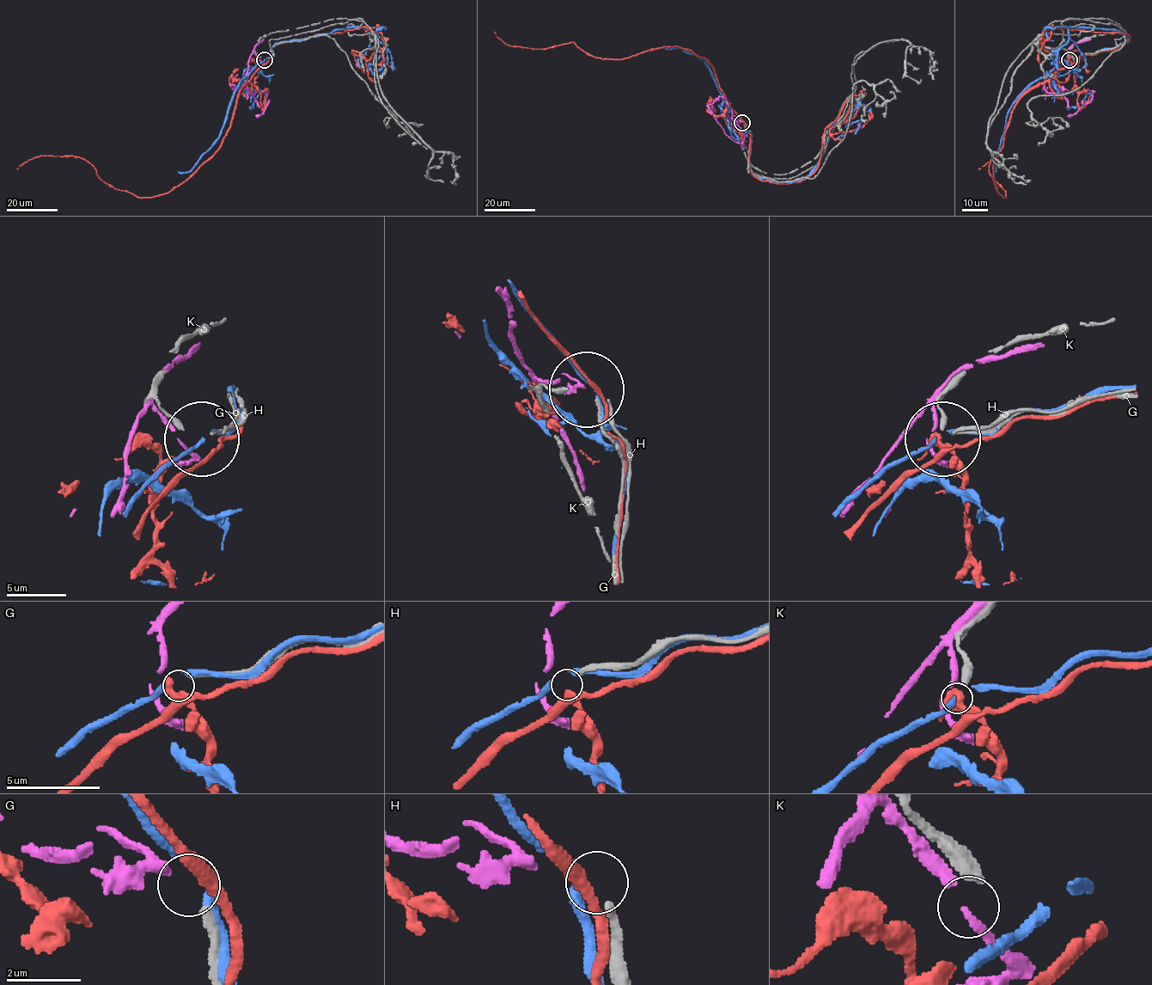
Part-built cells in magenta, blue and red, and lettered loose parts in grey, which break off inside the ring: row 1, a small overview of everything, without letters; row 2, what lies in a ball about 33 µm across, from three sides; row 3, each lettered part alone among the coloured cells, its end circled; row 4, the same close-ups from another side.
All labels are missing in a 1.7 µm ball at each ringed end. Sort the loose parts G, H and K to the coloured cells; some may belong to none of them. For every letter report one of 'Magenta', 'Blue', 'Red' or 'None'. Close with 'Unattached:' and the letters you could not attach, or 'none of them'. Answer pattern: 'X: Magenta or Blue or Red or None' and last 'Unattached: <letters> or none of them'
G: None
H: None
K: None
Unattached: G, H, K

